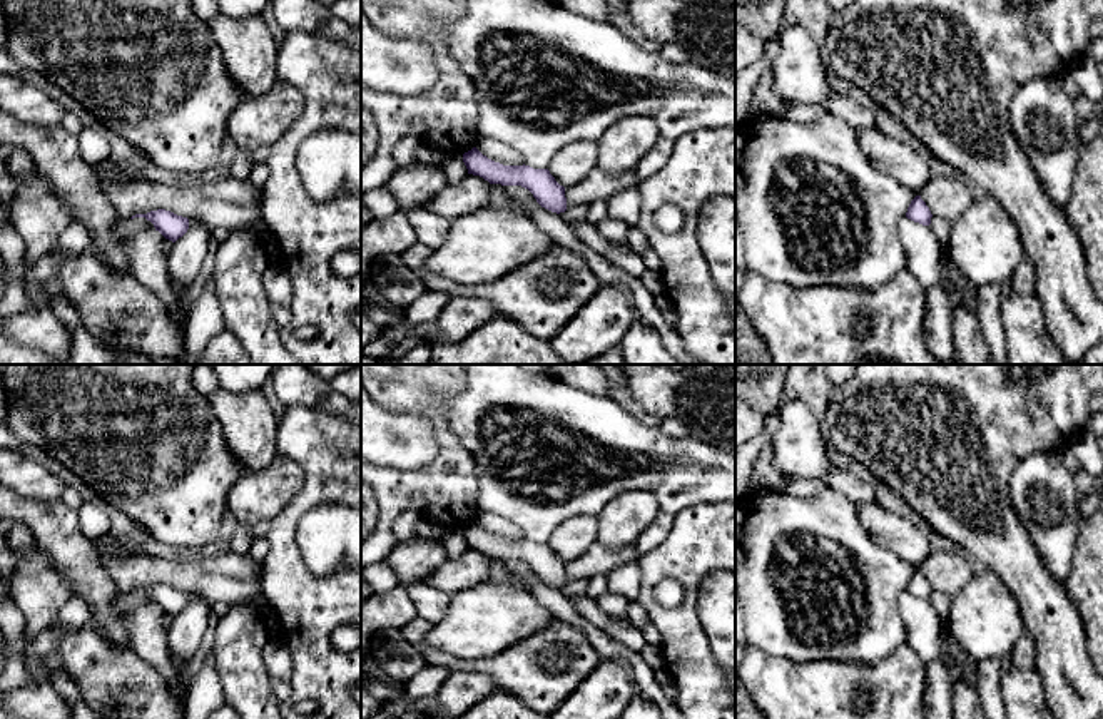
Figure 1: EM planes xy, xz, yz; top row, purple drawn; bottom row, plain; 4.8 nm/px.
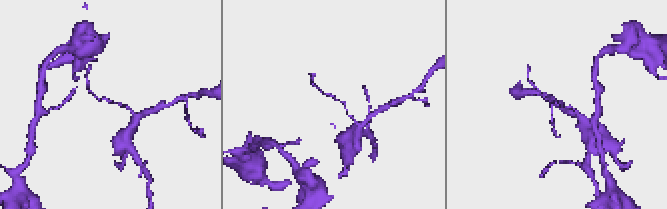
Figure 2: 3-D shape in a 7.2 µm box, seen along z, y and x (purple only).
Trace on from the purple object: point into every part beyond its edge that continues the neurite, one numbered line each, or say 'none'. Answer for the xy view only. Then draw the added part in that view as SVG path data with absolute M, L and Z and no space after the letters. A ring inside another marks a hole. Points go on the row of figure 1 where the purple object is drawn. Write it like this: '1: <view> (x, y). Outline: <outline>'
none

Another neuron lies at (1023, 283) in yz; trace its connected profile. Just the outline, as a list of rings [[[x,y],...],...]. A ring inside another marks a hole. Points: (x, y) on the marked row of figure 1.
[[[1024,258],[1014,269],[1014,278],[1011,279],[1011,289],[1013,293],[1023,296],[1031,296],[1036,293],[1034,264],[1031,259]]]

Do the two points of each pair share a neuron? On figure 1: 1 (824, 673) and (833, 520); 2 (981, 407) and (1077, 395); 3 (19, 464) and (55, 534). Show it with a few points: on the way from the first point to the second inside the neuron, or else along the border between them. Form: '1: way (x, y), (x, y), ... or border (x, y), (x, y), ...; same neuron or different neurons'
1: border (786, 657), (794, 661), (846, 661), (863, 666); different neurons
2: way (1005, 407), (1031, 427), (1053, 417); same neuron
3: border (17, 492), (39, 500), (59, 499); different neurons

